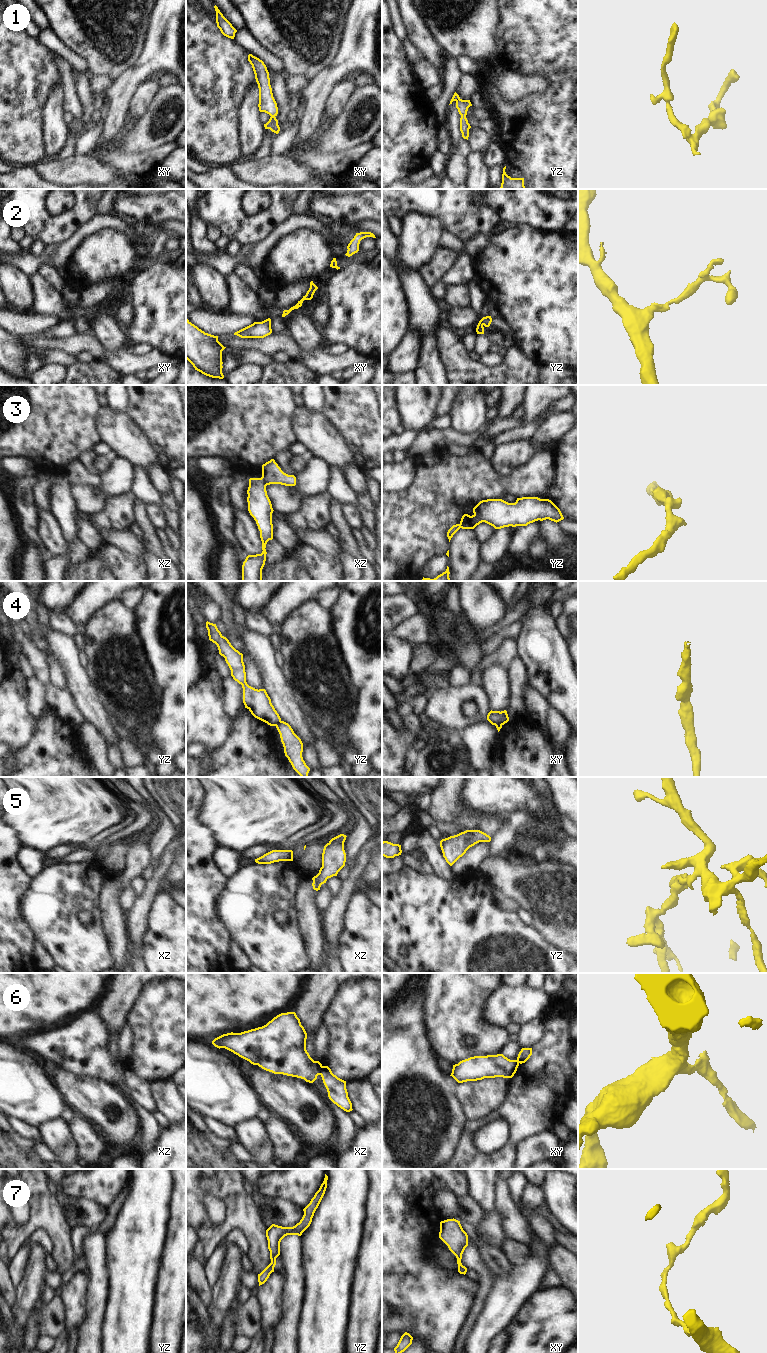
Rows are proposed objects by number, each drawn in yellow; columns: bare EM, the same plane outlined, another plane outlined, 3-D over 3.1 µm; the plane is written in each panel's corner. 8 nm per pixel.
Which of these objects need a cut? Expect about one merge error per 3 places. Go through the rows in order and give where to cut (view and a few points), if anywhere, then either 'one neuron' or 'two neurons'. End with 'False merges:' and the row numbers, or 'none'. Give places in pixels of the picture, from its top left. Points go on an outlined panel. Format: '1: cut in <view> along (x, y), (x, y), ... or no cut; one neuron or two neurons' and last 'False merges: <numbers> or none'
1: no cut; one neuron
2: no cut; one neuron
3: cut in yz along (474, 514), (482, 521); two neurons
4: cut in yz along (280, 720), (275, 725); two neurons
5: no cut; one neuron
6: cut in xz along (322, 1066), (320, 1074); two neurons
7: no cut; one neuron
False merges: 3, 4, 6

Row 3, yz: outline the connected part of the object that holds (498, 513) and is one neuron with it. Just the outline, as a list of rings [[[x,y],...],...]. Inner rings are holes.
[[[538,497],[517,498],[515,503],[502,499],[482,500],[473,508],[473,513],[495,529],[527,526],[546,519],[557,523],[564,519],[560,509],[551,500]]]

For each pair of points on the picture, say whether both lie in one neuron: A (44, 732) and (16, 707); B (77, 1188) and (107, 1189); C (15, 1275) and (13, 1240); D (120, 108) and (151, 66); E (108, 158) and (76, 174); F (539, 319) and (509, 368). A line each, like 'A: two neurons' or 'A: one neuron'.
A: two neurons
B: one neuron
C: two neurons
D: one neuron
E: two neurons
F: two neurons

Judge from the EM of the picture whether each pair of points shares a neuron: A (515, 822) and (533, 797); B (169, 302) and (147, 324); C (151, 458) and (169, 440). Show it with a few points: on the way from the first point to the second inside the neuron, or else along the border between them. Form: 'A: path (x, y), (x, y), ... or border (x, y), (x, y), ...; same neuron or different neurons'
A: border (509, 813), (520, 808), (529, 814); different neurons
B: path (164, 307), (152, 319); same neuron
C: border (142, 434), (154, 451), (158, 461); different neurons

